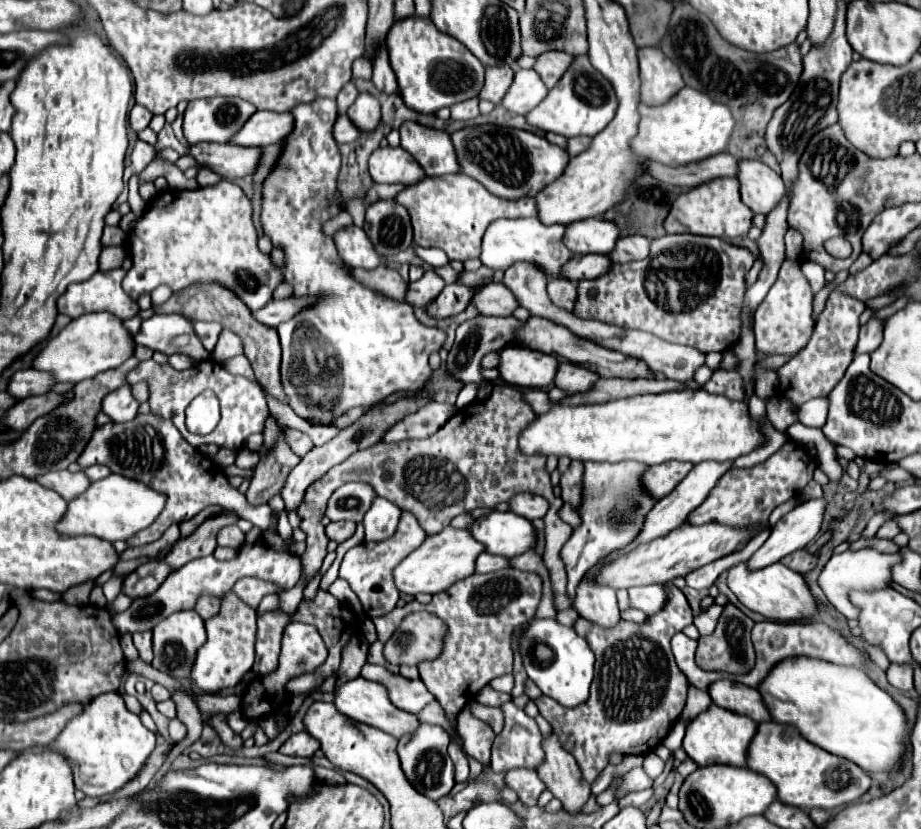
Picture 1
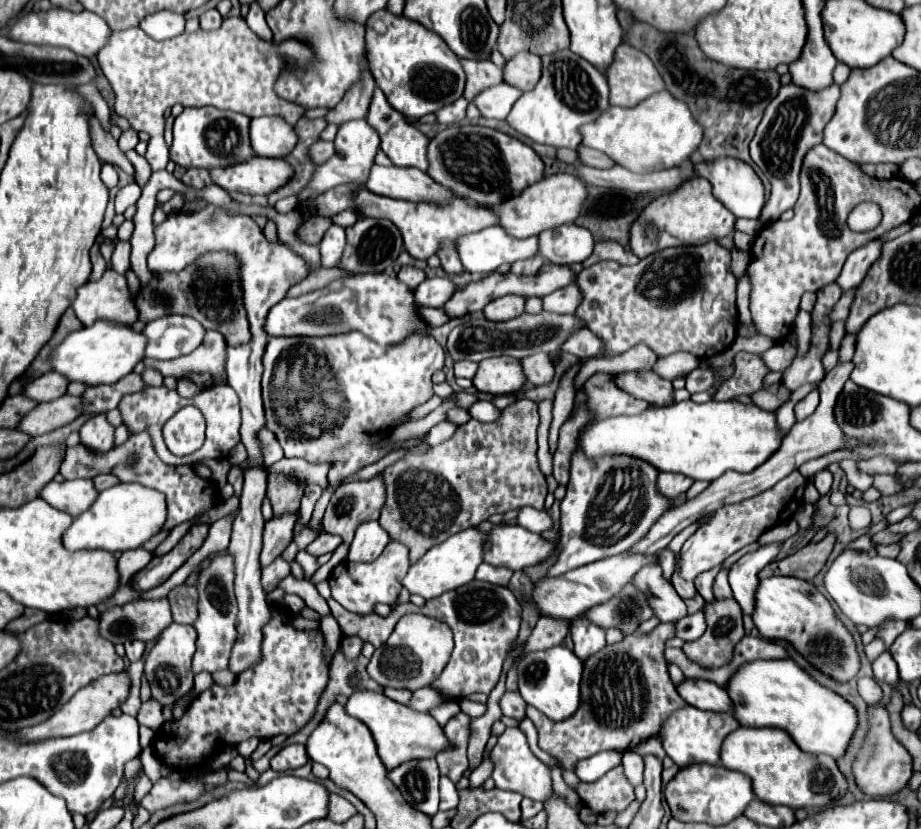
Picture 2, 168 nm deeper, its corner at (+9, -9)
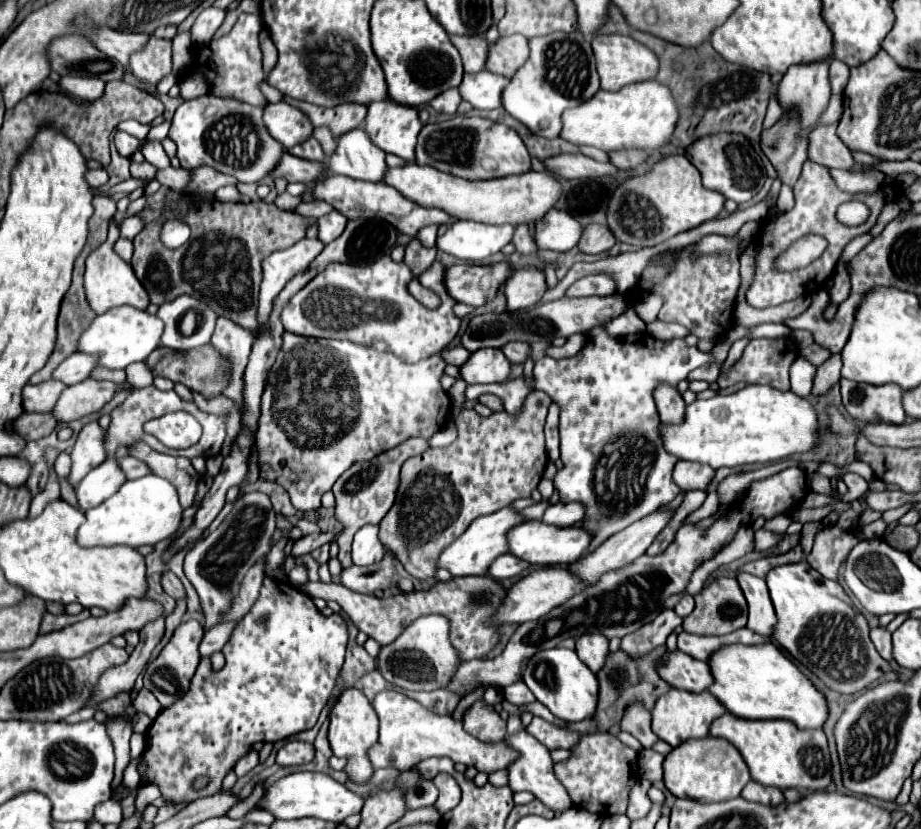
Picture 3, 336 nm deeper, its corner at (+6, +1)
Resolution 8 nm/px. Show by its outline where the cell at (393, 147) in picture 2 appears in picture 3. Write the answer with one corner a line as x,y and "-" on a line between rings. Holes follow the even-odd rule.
375,101
367,107
363,131
385,153
393,153
405,161
415,161
415,143
423,123
415,107

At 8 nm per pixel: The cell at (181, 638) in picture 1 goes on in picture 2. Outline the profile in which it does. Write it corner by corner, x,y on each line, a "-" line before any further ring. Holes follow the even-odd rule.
172,623
166,627
160,637
156,639
154,647
150,649
146,663
144,663
144,673
148,677
152,697
160,701
164,707
178,701
184,697
192,685
194,685
194,675
192,675
192,655
196,651
196,631
192,625
178,625

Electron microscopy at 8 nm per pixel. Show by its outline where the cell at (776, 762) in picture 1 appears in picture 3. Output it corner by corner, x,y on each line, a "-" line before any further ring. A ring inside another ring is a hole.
725,713
711,725
711,735
731,741
743,755
751,779
761,785
771,785
779,789
803,787
809,791
823,791
831,783
831,763
827,737
823,729
799,729
791,721
749,721

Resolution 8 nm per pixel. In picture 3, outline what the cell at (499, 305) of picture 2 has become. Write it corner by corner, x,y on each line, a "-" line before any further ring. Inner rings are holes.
527,265
523,269
517,269
511,279
505,283
505,297
507,297
507,309
517,311
531,307
539,303
543,293
547,291
547,281
545,273
541,267

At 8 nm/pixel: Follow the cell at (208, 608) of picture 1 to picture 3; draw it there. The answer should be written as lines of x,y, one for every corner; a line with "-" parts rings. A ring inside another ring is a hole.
165,571
165,573
161,575
161,585
163,585
163,591
165,591
167,595
171,595
173,599
181,599
181,597
185,597
183,583
179,581
179,577
177,577
175,573

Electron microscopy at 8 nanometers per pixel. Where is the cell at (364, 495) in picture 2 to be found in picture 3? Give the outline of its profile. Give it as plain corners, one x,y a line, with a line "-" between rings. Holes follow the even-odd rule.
411,437
403,443
399,443
397,447
379,453
377,457
373,457
371,461
359,461
357,465
351,465
333,485
333,493
337,499
337,507
335,507
335,517
343,523
343,533
339,535
339,561
343,567
351,567
351,541
353,535
357,533
359,527
363,525
379,525
379,521
387,515
387,511
391,509
393,501
395,501
395,493
399,487
399,471
401,465
427,451
429,449
429,441
423,437

